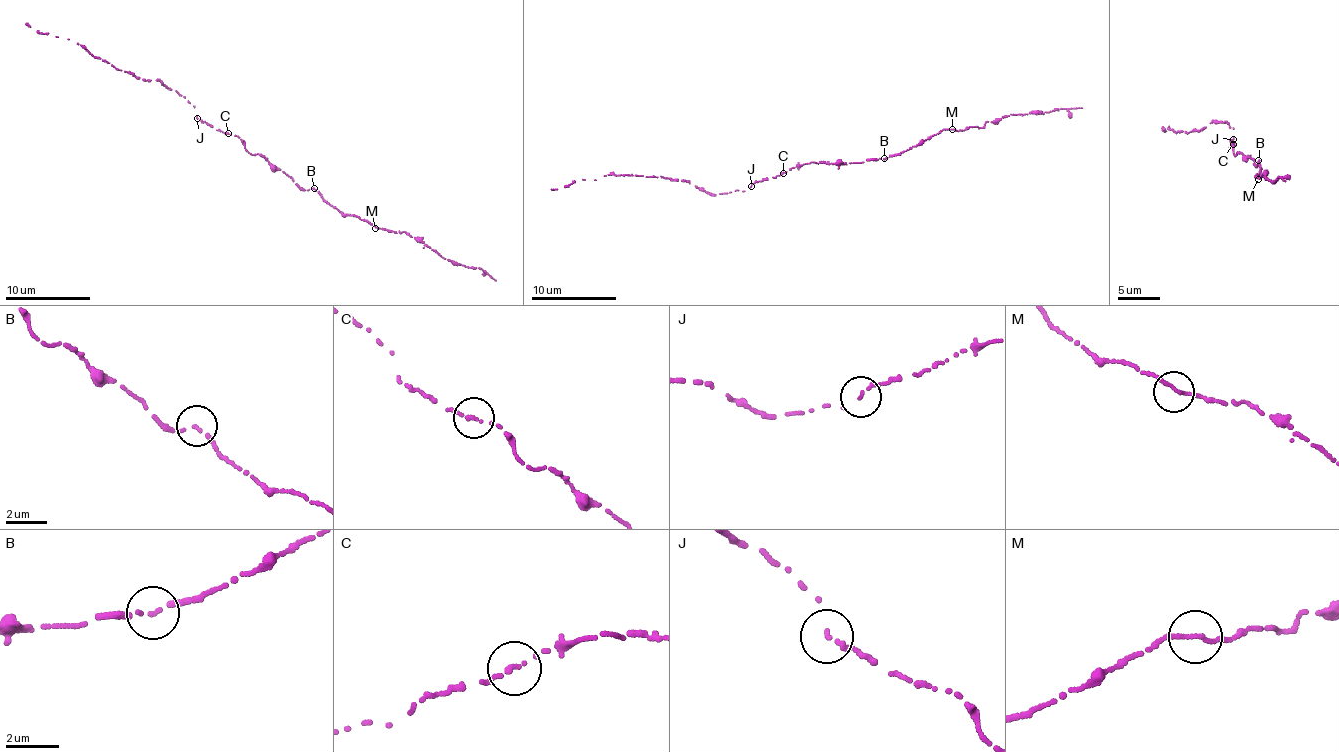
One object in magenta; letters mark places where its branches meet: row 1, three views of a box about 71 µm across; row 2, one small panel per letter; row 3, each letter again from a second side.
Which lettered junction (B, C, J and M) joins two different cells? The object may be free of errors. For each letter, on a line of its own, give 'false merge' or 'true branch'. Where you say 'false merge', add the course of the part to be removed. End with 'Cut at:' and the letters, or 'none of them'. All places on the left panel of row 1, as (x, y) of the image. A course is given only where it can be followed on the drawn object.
B: true branch
C: true branch
J: true branch
M: true branch
Cut at: none of them

